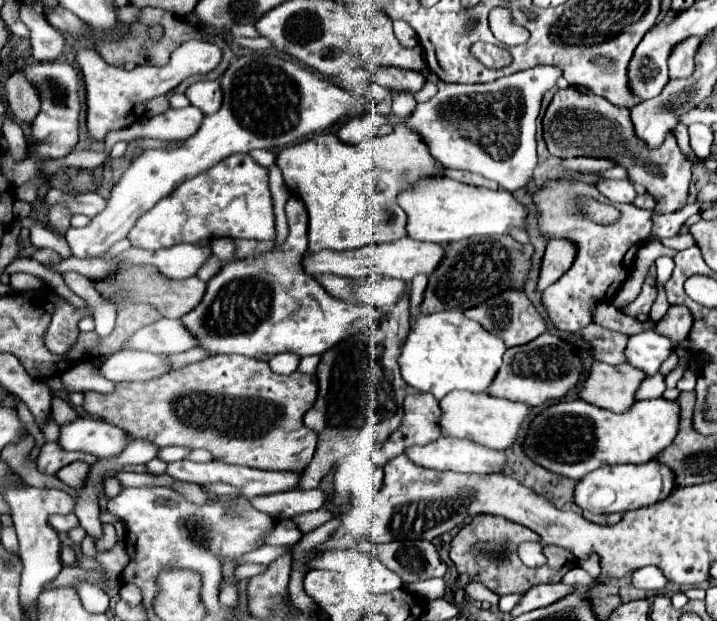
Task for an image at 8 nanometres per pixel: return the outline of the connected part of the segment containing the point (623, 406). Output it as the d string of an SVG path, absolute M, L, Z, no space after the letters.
M594 363L590 375L580 385L580 397L592 405L624 413L636 403L636 391L646 377L642 369L628 363Z

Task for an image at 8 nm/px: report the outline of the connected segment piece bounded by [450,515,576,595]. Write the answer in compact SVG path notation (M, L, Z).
M476 515L454 535L450 543L450 559L460 575L468 573L474 581L484 583L490 591L498 595L528 591L530 587L540 583L558 583L570 571L570 567L576 567L576 557L570 551L562 547L544 547L544 555L548 559L546 565L530 569L518 557L518 545L522 541L540 541L540 537L528 527L522 527L506 517Z

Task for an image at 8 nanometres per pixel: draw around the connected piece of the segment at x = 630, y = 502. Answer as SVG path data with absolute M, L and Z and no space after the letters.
M648 461L642 465L606 465L606 469L596 469L588 473L576 485L576 505L592 513L624 513L630 509L640 509L664 501L676 489L676 475L670 467L660 461Z

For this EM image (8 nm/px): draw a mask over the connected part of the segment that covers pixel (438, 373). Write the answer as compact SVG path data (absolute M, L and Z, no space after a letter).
M442 311L430 317L418 317L402 349L402 377L418 391L442 399L454 389L484 393L492 385L506 351L504 341L486 331L480 323L470 321L462 311Z

